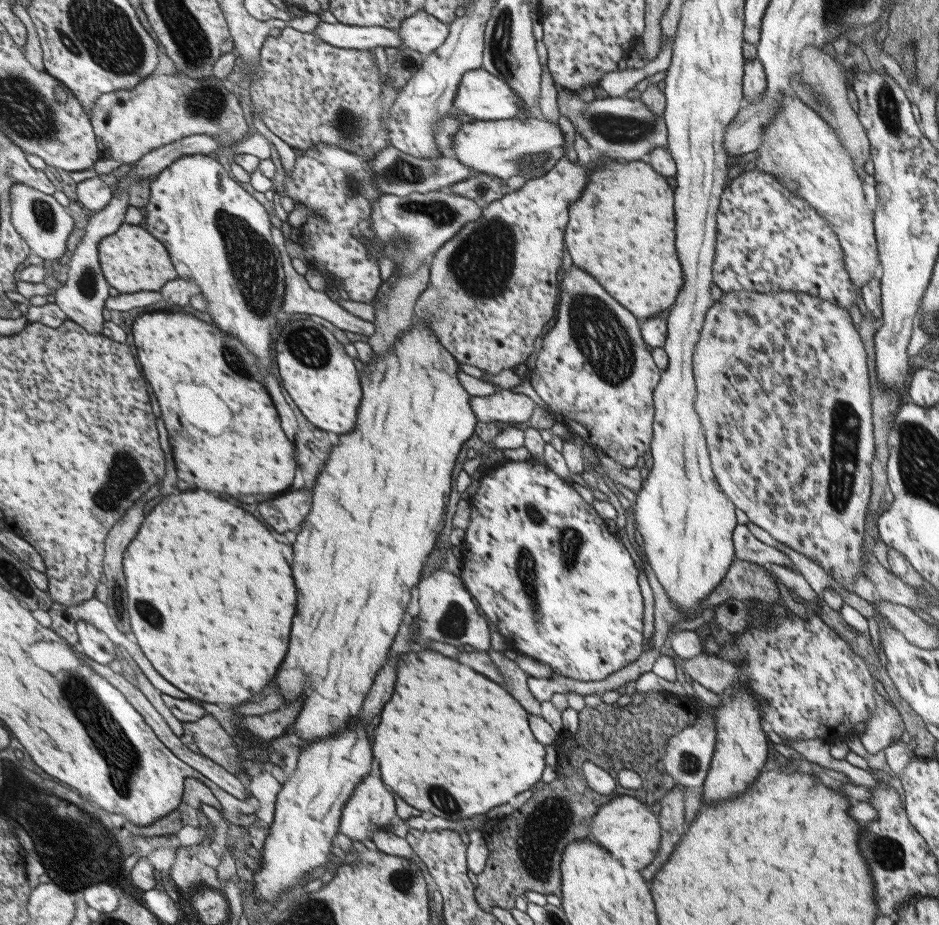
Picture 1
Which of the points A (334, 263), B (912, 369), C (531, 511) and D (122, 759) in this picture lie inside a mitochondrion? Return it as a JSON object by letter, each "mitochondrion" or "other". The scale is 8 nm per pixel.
{"A":"other","B":"other","C":"mitochondrion","D":"mitochondrion"}

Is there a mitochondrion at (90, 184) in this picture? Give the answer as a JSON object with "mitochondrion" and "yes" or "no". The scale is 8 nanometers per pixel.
{"mitochondrion":"no"}

